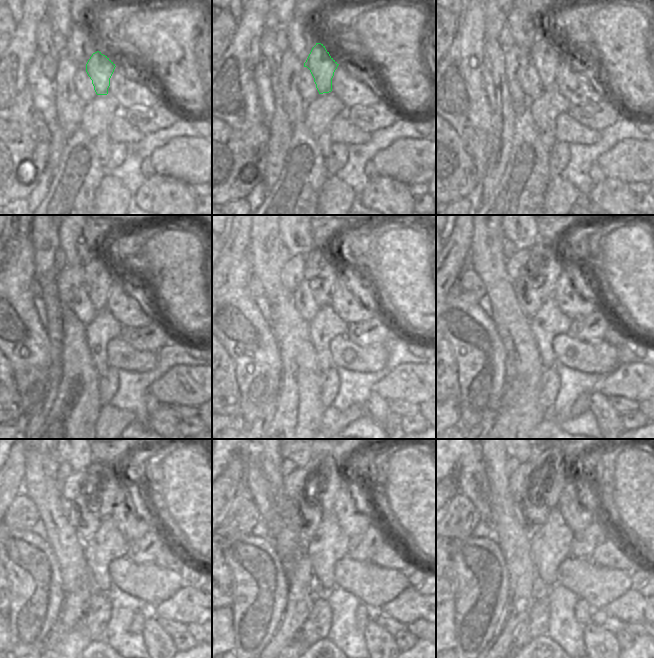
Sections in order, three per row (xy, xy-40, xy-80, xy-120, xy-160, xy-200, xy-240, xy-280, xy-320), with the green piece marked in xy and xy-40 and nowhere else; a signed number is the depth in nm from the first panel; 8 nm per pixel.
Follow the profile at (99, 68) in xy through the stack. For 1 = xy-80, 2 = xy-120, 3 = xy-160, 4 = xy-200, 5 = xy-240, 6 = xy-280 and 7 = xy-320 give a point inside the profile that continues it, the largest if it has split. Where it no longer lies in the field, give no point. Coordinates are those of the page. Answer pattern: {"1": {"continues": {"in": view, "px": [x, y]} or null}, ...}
{"1": {"continues": {"in": "xy-80", "px": [544, 55]}}, "2": {"continues": {"in": "xy-120", "px": [98, 277]}}, "3": {"continues": {"in": "xy-160", "px": [320, 272]}}, "4": {"continues": {"in": "xy-200", "px": [544, 267]}}, "5": {"continues": {"in": "xy-240", "px": [101, 487]}}, "6": {"continues": {"in": "xy-280", "px": [320, 482]}}, "7": {"continues": {"in": "xy-320", "px": [547, 479]}}}

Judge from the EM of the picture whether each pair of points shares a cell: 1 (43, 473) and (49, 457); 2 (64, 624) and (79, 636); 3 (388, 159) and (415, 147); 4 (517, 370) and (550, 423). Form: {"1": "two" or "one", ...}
{"1": "one", "2": "two", "3": "one", "4": "two"}

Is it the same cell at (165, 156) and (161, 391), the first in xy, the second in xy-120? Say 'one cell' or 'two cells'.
one cell

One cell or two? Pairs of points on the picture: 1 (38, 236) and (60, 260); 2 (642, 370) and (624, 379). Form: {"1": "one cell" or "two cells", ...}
{"1": "two cells", "2": "one cell"}

